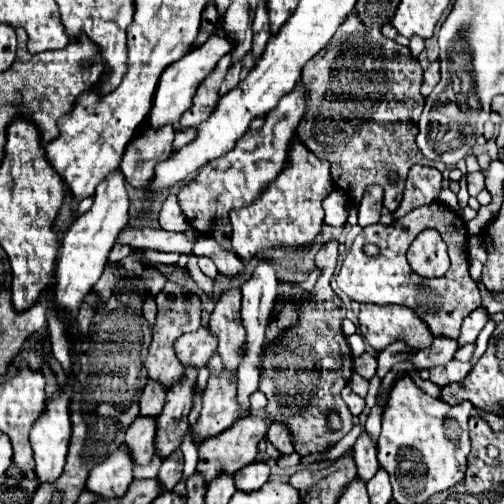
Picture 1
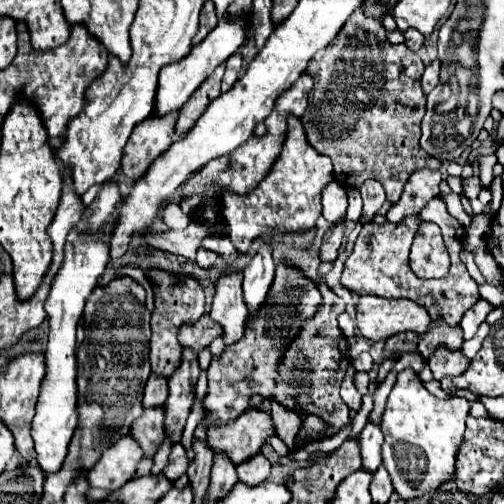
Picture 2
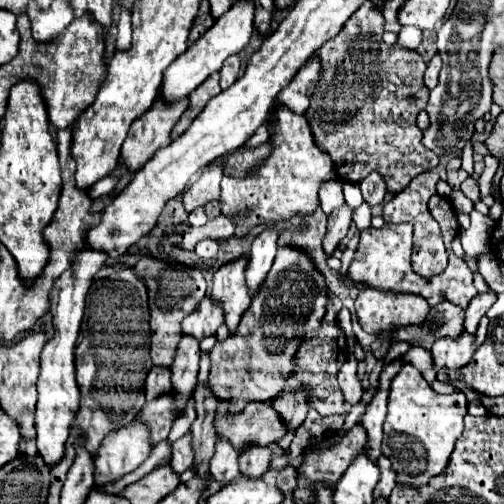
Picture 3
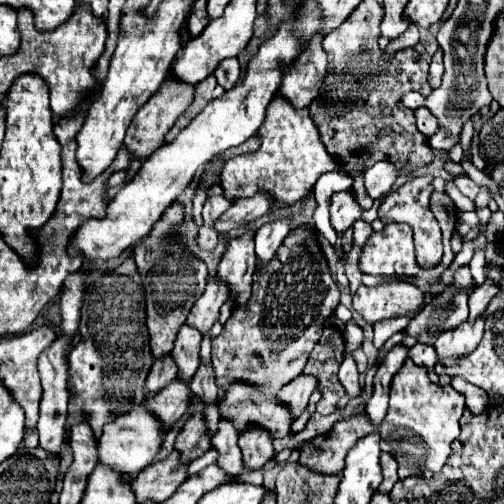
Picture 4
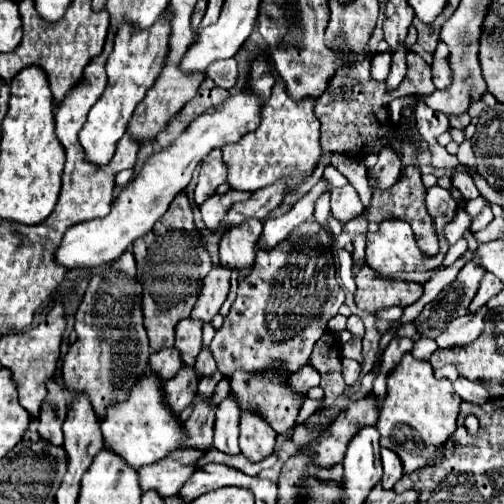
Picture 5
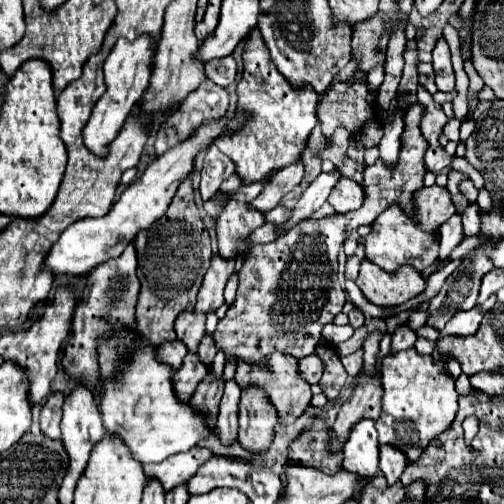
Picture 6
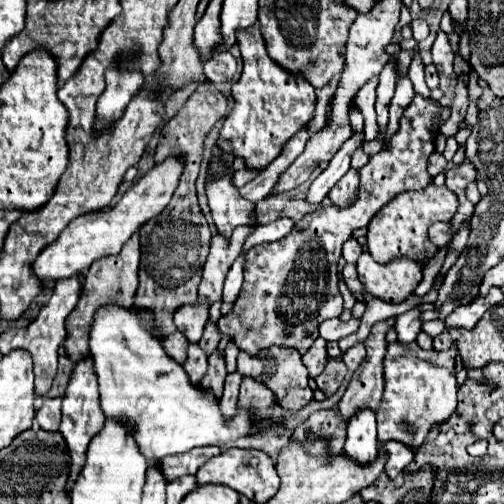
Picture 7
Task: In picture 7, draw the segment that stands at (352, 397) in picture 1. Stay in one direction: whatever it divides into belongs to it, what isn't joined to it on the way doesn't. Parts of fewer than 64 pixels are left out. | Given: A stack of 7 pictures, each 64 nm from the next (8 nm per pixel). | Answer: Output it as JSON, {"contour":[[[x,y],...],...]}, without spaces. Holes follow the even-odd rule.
{"contour":[[[356,344],[354,348],[350,348],[344,356],[342,356],[342,360],[344,360],[344,364],[348,366],[348,370],[356,370],[358,366],[360,366],[360,362],[364,360],[364,356],[366,356],[366,348],[362,346],[362,344]]]}

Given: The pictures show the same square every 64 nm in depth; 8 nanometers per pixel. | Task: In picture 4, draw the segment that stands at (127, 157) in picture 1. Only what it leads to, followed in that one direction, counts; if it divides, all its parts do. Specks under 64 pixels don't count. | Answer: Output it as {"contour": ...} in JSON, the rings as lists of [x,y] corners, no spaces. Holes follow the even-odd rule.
{"contour":[[[168,76],[164,80],[164,84],[160,86],[160,90],[138,110],[138,114],[134,116],[134,120],[132,120],[132,124],[130,124],[128,132],[126,132],[124,146],[128,148],[128,152],[132,154],[132,158],[146,160],[154,150],[158,150],[164,144],[166,132],[174,126],[176,118],[190,106],[192,98],[194,98],[194,86],[180,84],[172,76]]]}

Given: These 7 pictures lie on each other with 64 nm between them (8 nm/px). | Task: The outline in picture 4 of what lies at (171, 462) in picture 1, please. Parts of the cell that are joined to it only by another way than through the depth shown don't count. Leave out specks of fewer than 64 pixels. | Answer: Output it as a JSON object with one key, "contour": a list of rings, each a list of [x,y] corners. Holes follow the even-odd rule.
{"contour":[[[198,412],[180,430],[180,434],[174,442],[174,448],[184,456],[184,460],[192,462],[192,460],[200,458],[208,450],[208,446],[210,446],[210,440],[208,440],[208,434],[204,428],[204,418]]]}

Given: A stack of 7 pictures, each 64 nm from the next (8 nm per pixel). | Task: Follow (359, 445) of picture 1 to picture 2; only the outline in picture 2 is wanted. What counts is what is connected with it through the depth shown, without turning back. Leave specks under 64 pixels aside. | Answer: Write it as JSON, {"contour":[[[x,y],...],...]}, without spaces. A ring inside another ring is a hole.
{"contour":[[[366,424],[362,434],[358,436],[360,440],[360,454],[362,454],[362,468],[364,472],[376,472],[376,468],[382,464],[380,460],[380,446],[382,446],[382,430],[376,424]]]}

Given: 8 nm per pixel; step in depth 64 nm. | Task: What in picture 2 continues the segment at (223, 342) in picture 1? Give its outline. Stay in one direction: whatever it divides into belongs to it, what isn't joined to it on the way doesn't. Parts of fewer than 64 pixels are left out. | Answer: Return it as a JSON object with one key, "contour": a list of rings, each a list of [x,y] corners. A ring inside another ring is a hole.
{"contour":[[[240,274],[218,280],[210,318],[222,326],[226,346],[242,338],[244,328],[246,328],[248,308],[242,296],[242,276]]]}

